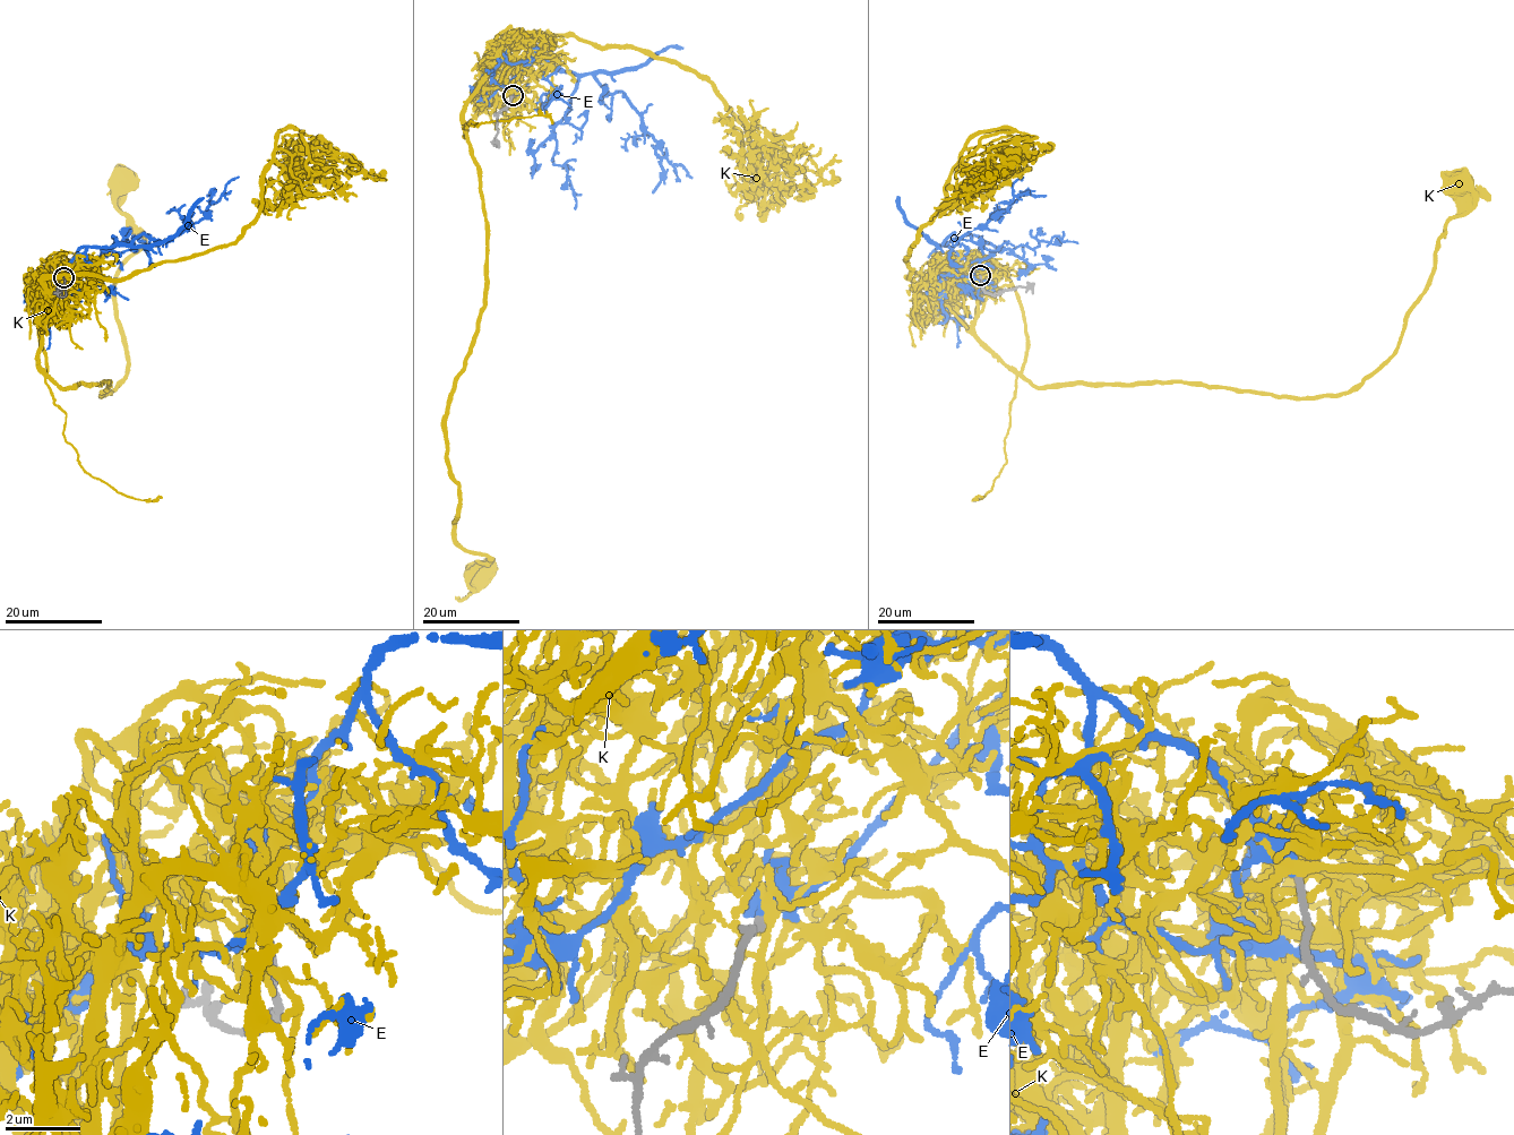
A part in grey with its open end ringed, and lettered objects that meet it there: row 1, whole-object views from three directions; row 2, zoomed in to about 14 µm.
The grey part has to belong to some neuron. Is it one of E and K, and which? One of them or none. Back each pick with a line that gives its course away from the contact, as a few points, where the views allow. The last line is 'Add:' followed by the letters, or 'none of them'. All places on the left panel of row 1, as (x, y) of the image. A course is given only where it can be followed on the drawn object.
E: via (63, 276), (84, 247), (129, 244), (140, 234), (170, 240), (206, 215), (225, 183), (238, 177)
Add: E

